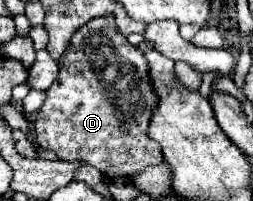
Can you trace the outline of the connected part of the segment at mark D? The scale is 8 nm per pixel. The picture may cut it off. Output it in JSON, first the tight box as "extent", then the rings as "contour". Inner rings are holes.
{"extent":[35,17,163,177],"contour":[[[99,17],[85,23],[73,37],[59,59],[59,73],[53,85],[45,91],[45,101],[37,111],[35,133],[37,143],[43,149],[51,149],[63,161],[83,161],[97,167],[103,175],[115,177],[133,177],[139,171],[161,165],[163,155],[161,147],[147,137],[149,121],[153,109],[159,105],[159,95],[153,89],[145,53],[131,45],[115,27],[111,17]]]}

